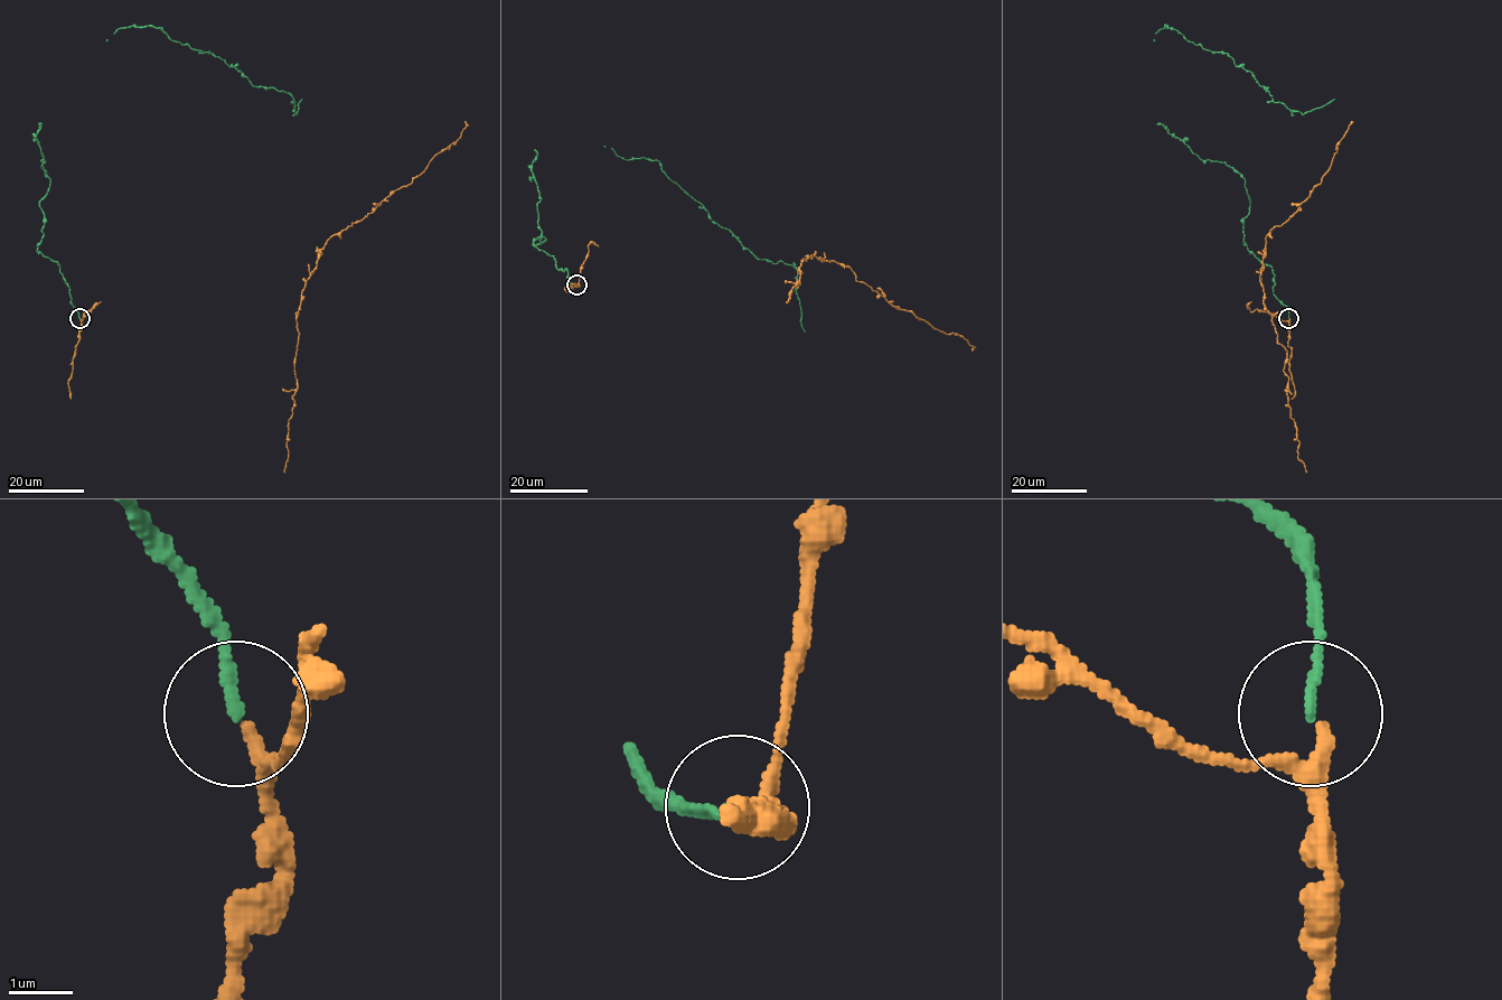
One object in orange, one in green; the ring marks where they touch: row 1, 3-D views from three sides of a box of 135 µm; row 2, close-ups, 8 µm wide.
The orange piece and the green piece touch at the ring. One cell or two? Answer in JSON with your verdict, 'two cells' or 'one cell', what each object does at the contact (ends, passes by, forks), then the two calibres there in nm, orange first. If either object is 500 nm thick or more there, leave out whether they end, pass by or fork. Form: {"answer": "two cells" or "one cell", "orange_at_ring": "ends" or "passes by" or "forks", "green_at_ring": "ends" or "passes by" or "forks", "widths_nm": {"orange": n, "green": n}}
{"answer": "one cell", "orange_at_ring": "passes by", "green_at_ring": "ends", "widths_nm": {"orange": 180, "green": 160}}

